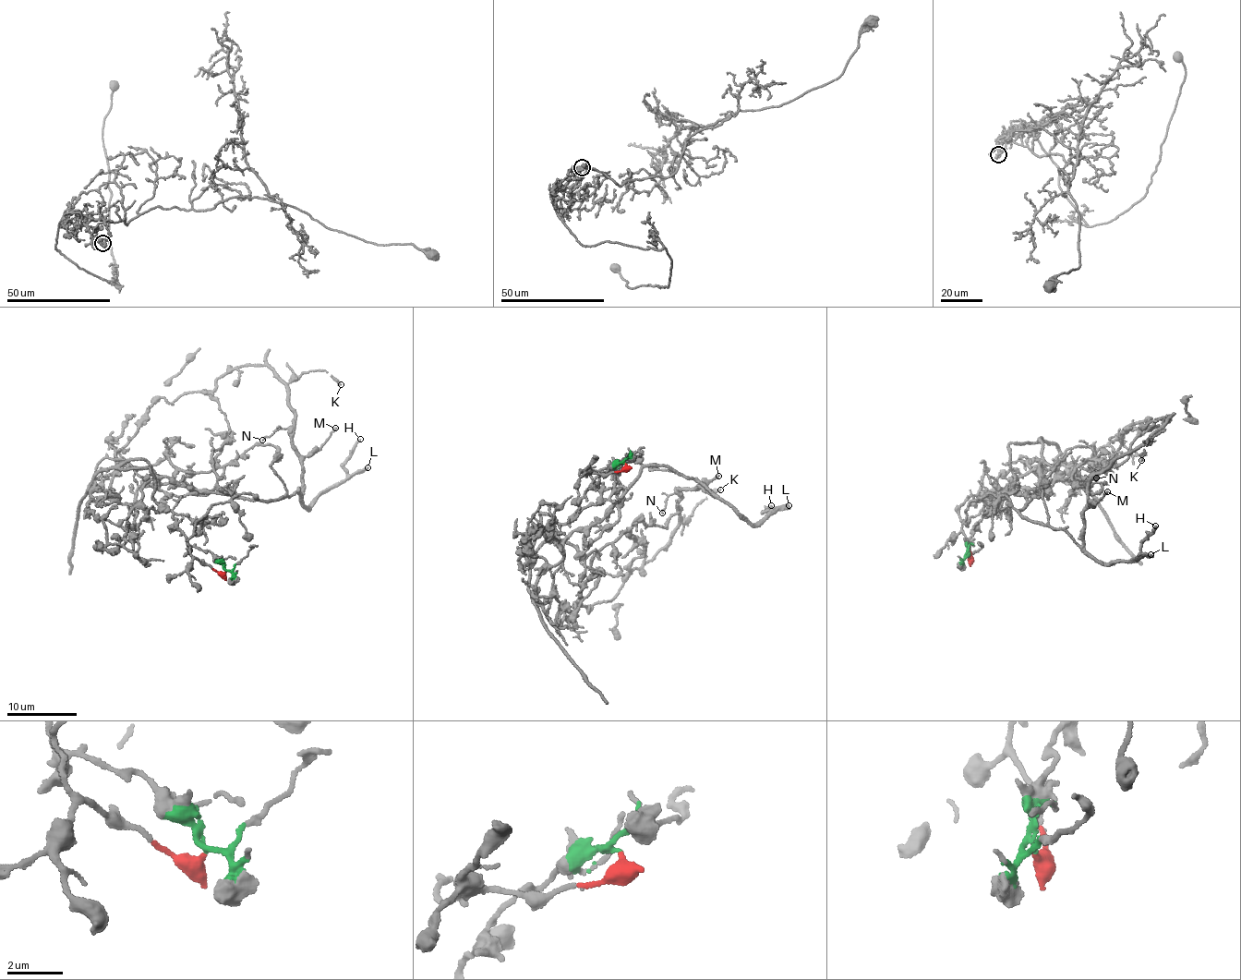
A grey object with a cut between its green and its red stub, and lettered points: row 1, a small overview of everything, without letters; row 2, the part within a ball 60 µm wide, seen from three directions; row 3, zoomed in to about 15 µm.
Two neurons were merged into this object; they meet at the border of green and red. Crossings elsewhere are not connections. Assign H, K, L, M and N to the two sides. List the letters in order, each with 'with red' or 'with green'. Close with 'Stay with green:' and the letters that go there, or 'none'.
H: with red
K: with red
L: with red
M: with red
N: with red
Stay with green: none

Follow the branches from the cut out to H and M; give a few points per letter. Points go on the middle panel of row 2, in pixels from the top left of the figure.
H: (625, 464), (608, 475), (579, 474), (630, 462), (668, 465), (754, 524), (770, 506)
M: (625, 464), (608, 475), (579, 471), (630, 462), (668, 465), (713, 493), (698, 486), (706, 488), (718, 475)

